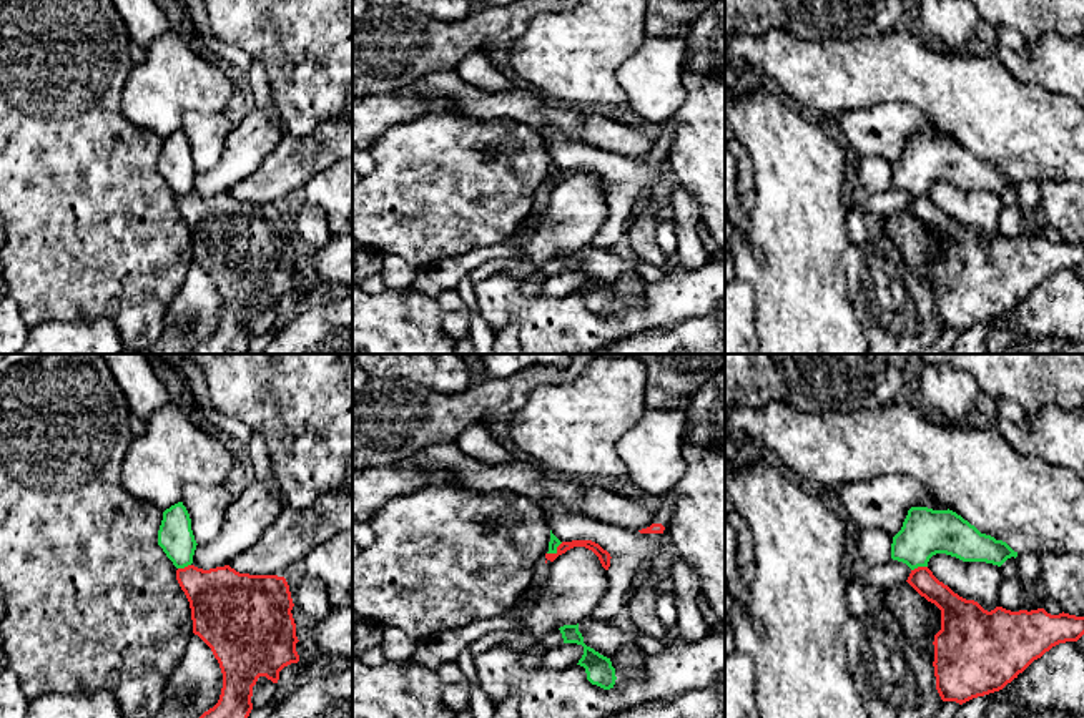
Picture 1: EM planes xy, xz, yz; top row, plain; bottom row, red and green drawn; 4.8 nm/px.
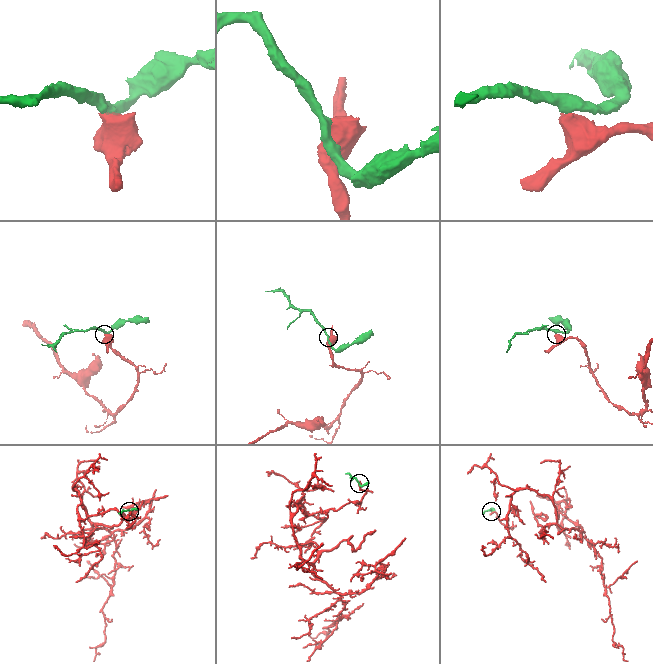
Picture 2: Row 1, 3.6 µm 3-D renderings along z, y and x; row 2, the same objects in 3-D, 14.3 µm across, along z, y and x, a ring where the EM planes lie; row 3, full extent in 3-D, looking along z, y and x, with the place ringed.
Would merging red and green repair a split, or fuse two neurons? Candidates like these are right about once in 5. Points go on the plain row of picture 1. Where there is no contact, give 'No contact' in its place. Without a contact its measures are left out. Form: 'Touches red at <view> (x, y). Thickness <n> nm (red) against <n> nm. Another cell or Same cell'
Touches red at xz (557, 178). Thickness 60 nm (red) against 50 nm. Another cell

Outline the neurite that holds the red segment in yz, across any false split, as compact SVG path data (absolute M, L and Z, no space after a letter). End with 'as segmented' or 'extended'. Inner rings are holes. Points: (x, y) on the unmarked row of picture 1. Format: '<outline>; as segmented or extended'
M928 194L911 198L906 209L941 238L933 294L943 329L963 332L999 319L1052 274L1084 263L1084 244L1064 239L988 239L954 221Z; as segmented

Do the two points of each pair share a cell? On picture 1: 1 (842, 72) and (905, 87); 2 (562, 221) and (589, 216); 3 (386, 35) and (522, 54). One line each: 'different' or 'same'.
1: same
2: same
3: different

